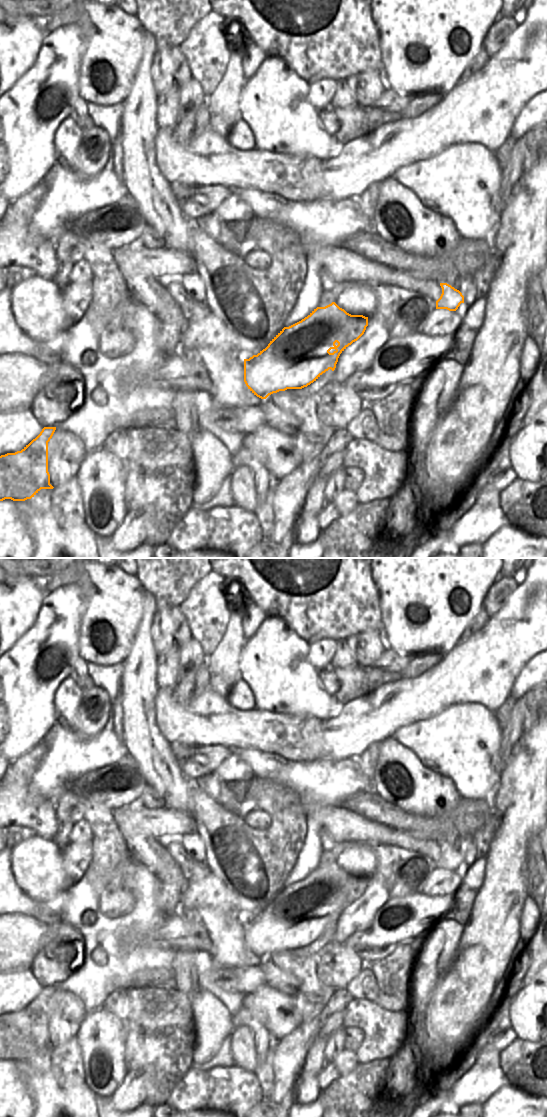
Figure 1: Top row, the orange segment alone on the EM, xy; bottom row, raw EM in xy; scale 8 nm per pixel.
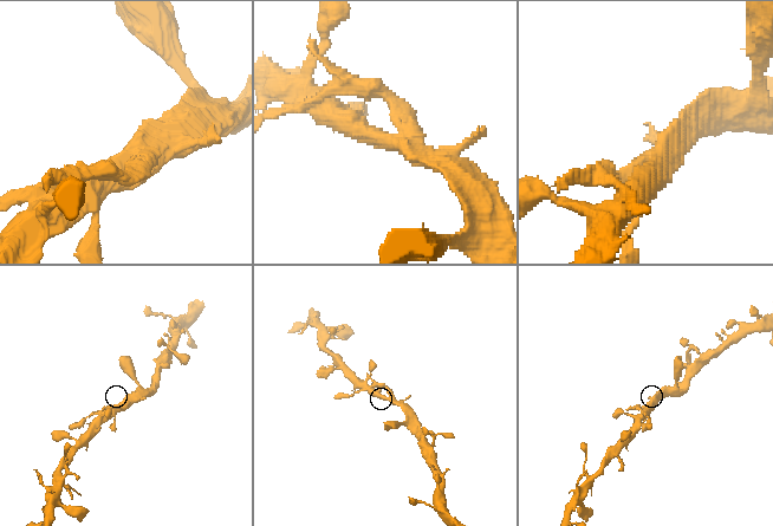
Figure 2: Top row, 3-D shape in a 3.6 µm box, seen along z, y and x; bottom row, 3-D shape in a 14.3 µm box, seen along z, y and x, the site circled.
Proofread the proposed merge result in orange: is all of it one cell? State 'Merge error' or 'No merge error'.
Merge error.

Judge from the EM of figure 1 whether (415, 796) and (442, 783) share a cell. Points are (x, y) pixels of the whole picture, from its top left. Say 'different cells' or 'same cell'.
same cell

